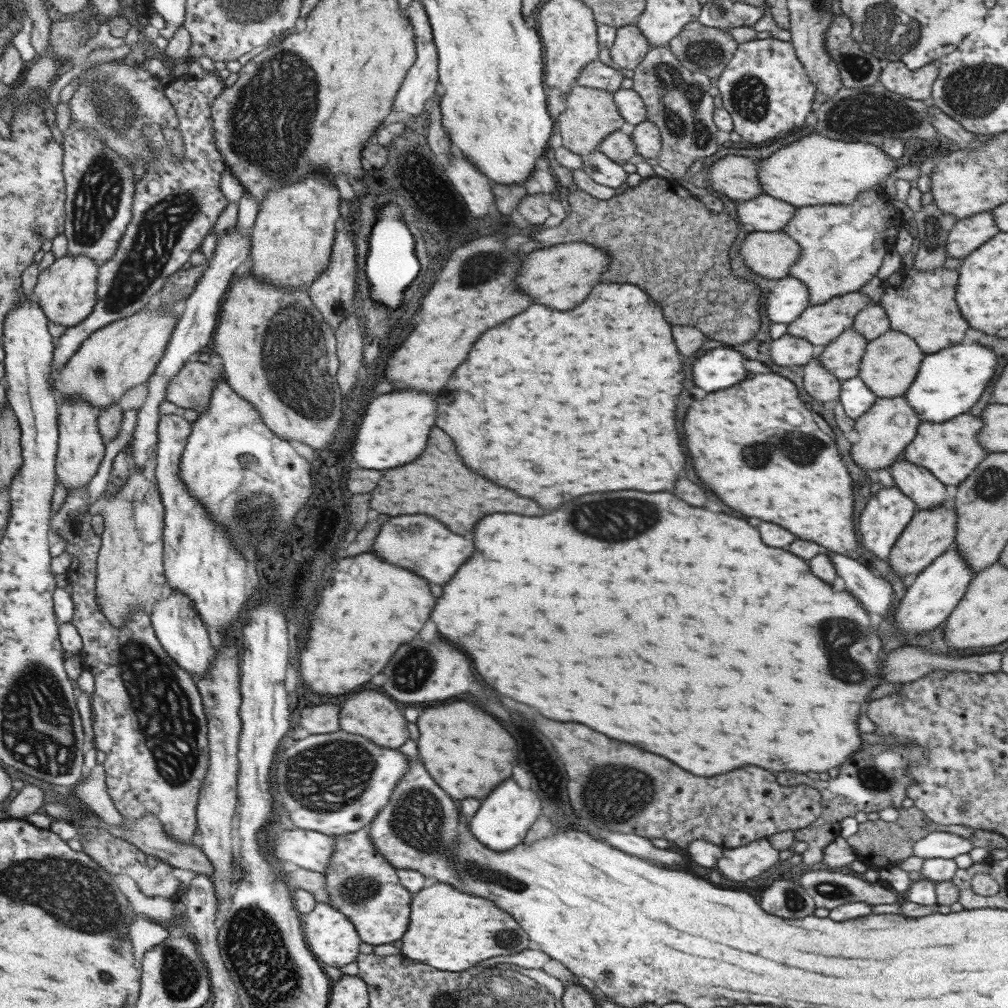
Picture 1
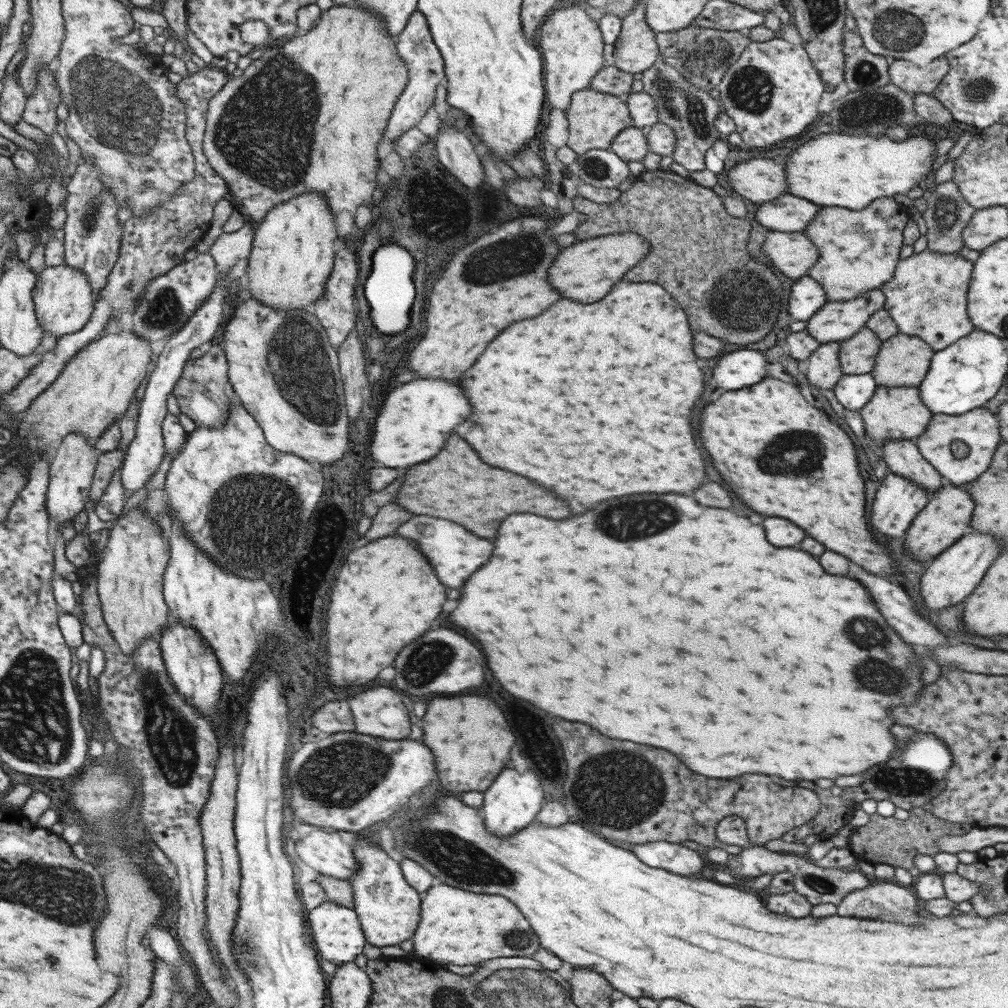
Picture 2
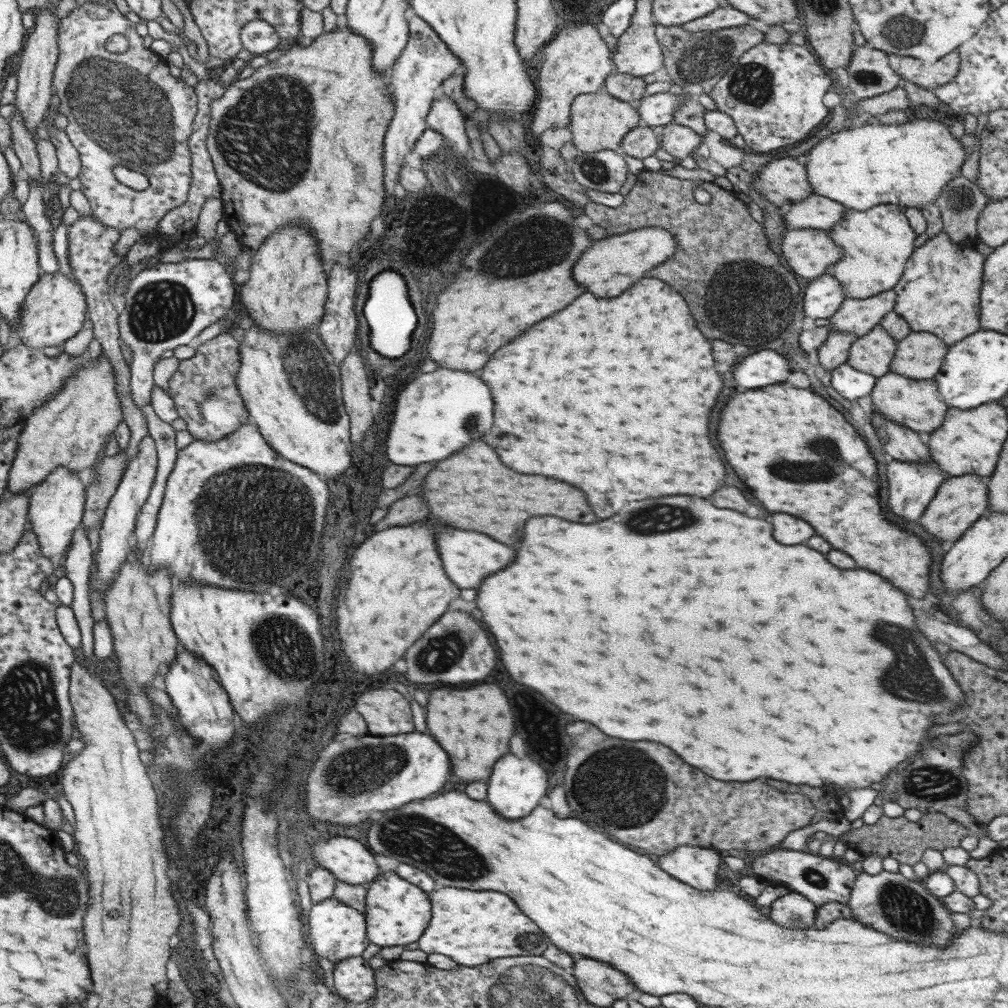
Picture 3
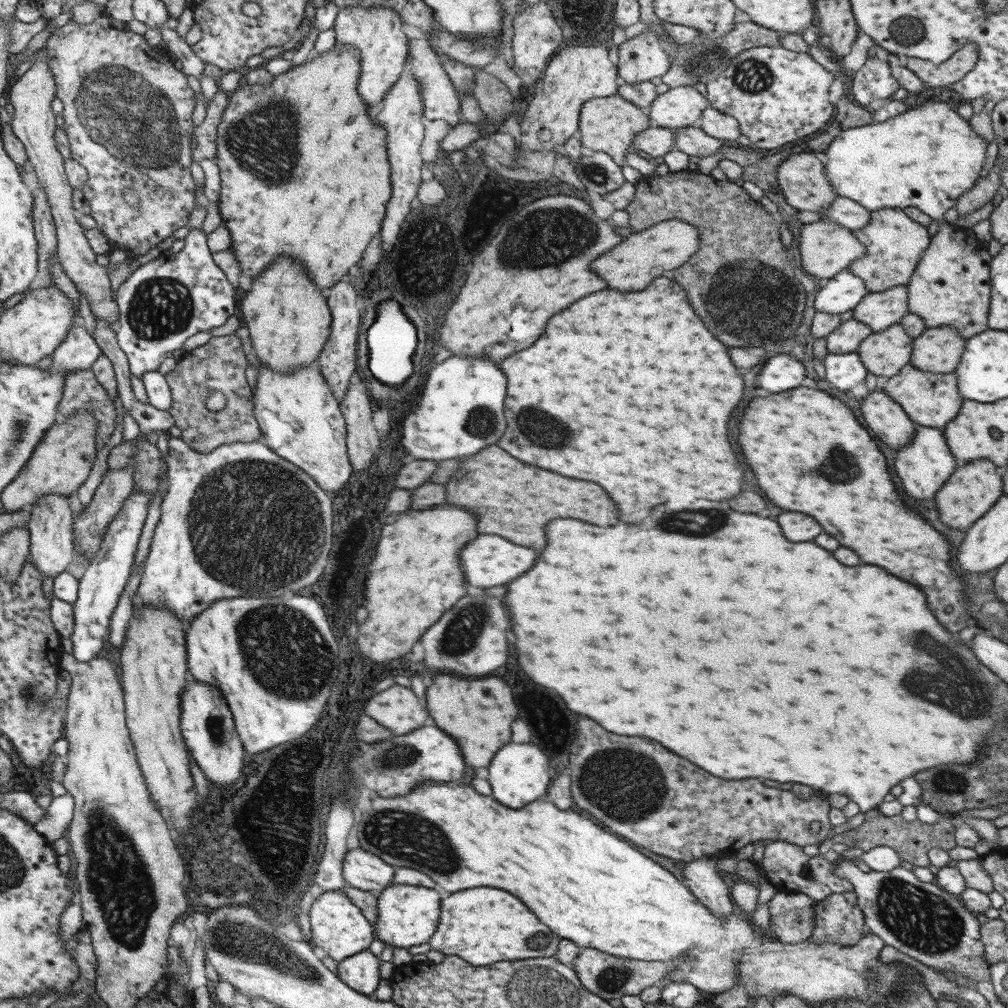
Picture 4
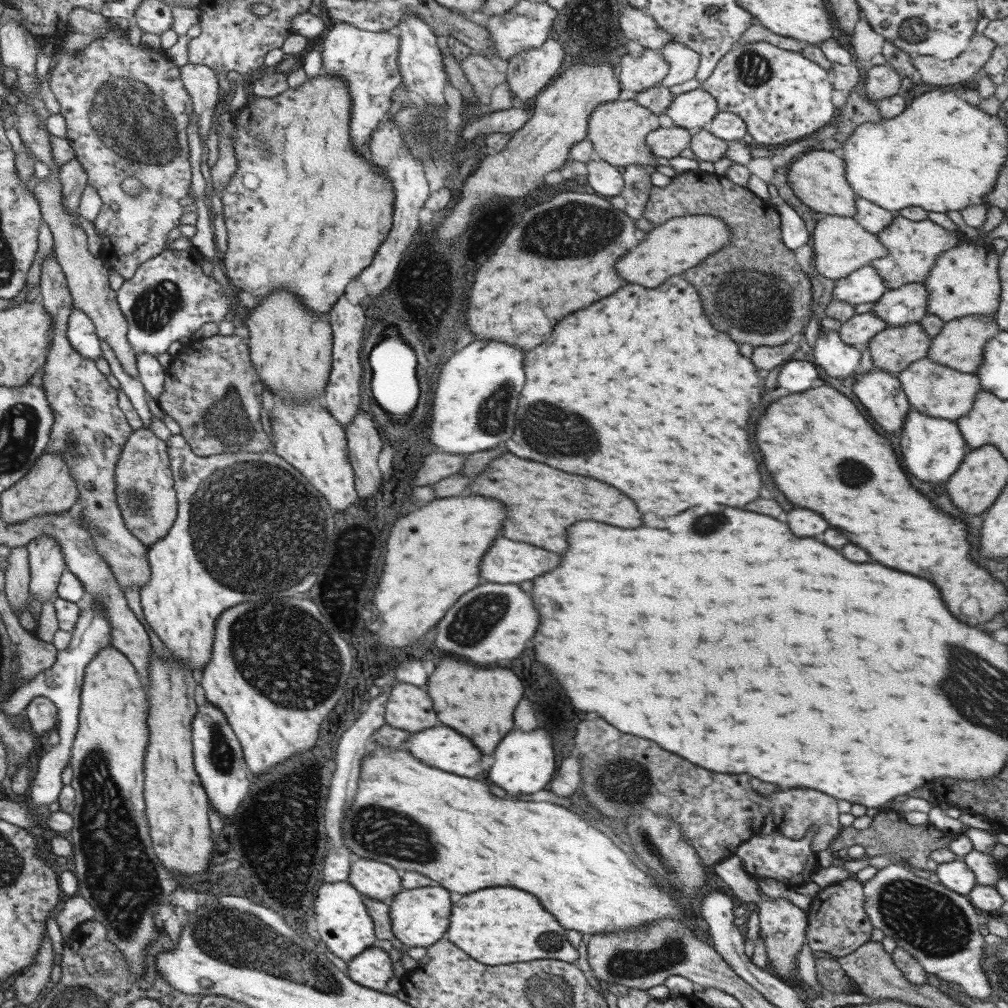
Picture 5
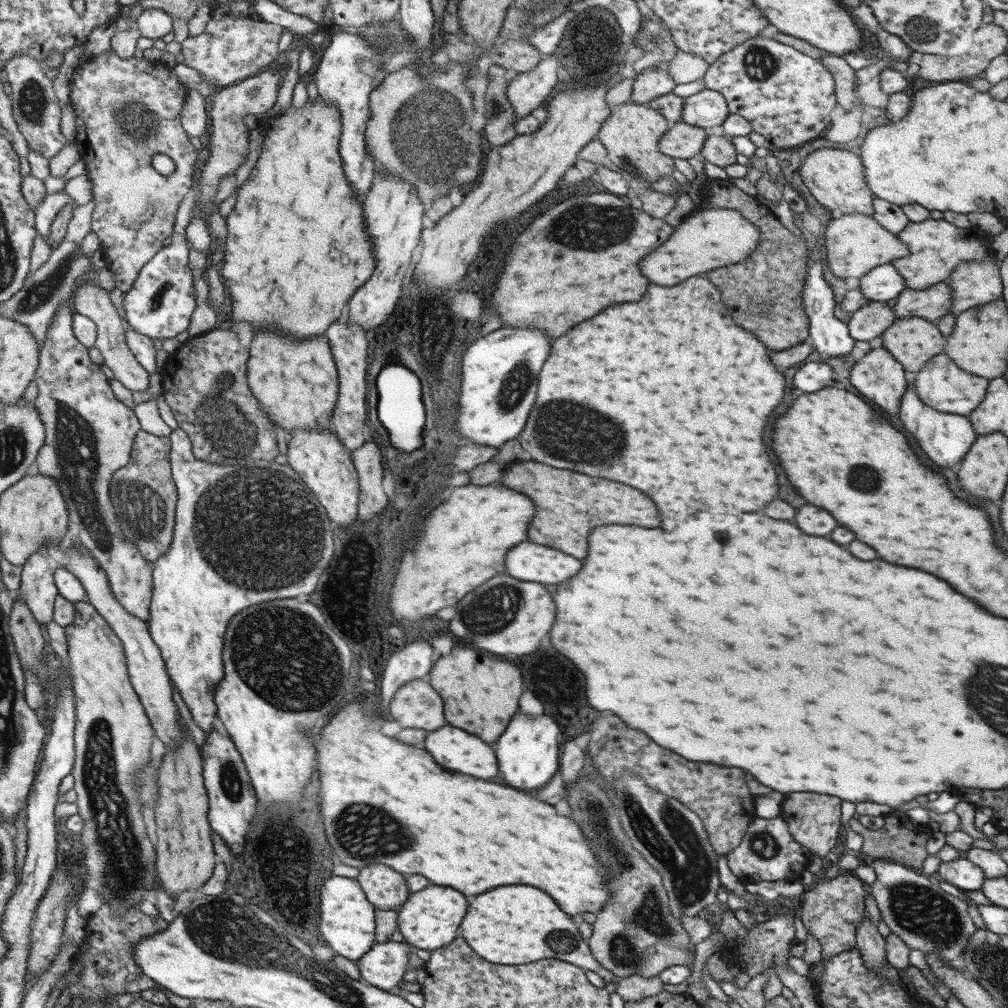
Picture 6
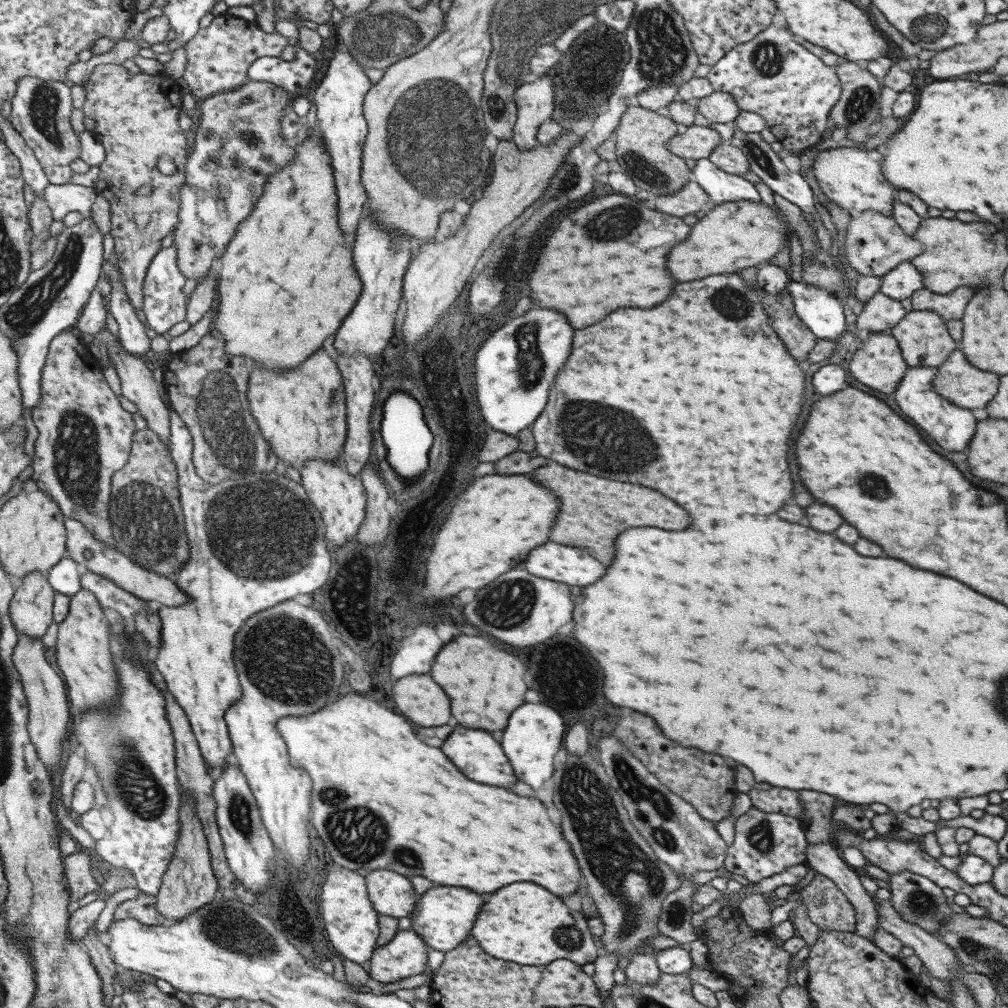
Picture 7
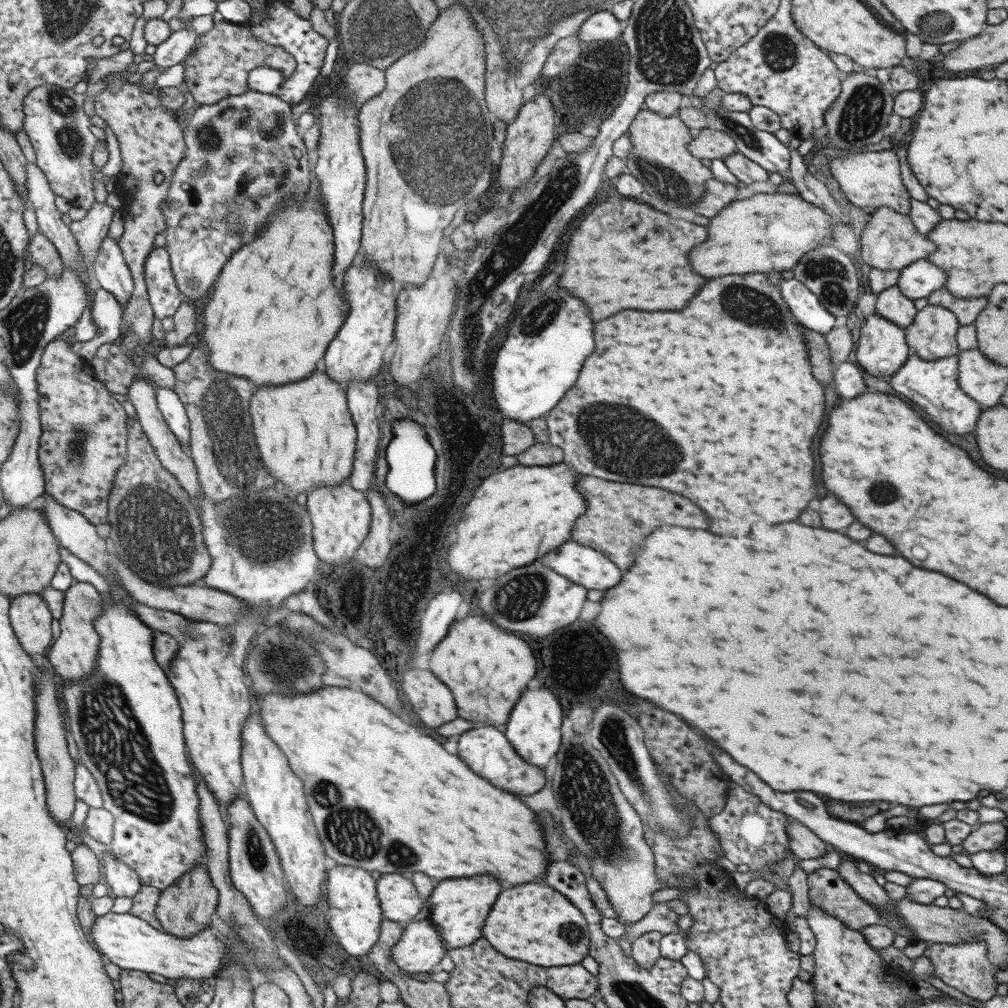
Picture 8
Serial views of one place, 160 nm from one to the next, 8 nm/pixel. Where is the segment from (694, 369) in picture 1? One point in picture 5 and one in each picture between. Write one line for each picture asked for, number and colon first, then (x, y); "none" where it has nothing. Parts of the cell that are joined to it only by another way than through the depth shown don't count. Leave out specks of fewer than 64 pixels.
2: (742, 368)
3: (765, 367)
4: (781, 371)
5: (796, 375)

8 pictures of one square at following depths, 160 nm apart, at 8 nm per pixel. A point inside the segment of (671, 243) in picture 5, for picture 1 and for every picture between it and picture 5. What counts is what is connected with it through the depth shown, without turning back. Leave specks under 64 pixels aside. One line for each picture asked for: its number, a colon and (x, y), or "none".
1: (560, 276)
2: (585, 271)
3: (612, 264)
4: (643, 255)

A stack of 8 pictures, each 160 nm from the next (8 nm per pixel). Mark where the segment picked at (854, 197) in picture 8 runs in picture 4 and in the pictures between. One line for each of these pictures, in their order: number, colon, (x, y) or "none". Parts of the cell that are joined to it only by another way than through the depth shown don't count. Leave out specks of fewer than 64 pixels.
4: (802, 178)
5: (816, 177)
6: (835, 178)
7: (852, 179)

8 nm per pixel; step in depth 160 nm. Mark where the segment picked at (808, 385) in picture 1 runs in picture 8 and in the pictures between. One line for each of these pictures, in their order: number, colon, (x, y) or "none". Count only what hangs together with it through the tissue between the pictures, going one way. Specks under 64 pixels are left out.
2: (823, 371)
3: (834, 349)
4: (845, 338)
5: (860, 328)
6: (867, 323)
7: (880, 313)
8: (891, 303)

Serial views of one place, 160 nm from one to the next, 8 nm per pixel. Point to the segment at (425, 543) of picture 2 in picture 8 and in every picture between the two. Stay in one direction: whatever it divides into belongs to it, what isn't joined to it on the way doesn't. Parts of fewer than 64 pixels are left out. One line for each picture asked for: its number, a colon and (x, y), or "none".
3: (467, 557)
4: (487, 561)
5: (507, 562)
6: (530, 562)
7: (563, 564)
8: (585, 566)

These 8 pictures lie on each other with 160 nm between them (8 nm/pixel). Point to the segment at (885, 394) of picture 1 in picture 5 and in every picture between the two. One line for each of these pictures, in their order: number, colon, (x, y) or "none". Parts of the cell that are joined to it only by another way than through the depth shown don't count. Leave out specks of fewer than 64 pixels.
2: (902, 360)
3: (919, 356)
4: (938, 349)
5: (958, 345)

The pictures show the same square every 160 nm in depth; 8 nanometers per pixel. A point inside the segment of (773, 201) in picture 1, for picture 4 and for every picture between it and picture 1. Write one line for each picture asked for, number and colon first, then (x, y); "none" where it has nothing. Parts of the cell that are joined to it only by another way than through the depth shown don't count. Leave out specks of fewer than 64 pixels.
2: (789, 214)
3: (818, 212)
4: (843, 211)

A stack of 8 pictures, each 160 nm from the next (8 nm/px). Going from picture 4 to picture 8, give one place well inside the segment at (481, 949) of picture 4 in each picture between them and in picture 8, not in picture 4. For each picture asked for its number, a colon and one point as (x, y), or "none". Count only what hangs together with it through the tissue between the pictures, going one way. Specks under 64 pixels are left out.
5: (500, 925)
6: (516, 924)
7: (522, 923)
8: (532, 923)

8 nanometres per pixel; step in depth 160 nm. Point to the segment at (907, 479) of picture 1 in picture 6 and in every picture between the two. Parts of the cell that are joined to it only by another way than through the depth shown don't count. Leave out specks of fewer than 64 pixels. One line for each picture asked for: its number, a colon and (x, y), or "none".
2: (901, 457)
3: (900, 443)
4: (885, 417)
5: (880, 392)
6: (877, 375)

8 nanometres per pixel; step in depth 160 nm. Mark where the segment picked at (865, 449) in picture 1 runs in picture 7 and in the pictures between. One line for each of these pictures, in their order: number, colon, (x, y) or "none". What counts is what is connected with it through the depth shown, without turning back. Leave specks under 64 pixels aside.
2: (892, 413)
3: (914, 403)
4: (929, 399)
5: (938, 391)
6: (941, 384)
7: (960, 383)

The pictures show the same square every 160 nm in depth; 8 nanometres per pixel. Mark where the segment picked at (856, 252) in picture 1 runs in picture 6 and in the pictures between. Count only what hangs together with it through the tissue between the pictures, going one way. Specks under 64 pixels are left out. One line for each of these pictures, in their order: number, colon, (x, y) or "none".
2: (858, 250)
3: (876, 243)
4: (893, 243)
5: (912, 247)
6: (935, 247)

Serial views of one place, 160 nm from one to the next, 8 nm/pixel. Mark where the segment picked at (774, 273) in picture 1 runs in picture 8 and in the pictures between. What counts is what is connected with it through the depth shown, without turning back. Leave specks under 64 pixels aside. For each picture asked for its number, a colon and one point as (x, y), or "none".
2: (793, 254)
3: (808, 252)
4: (825, 248)
5: (841, 245)
6: (856, 243)
7: (874, 244)
8: (889, 241)

